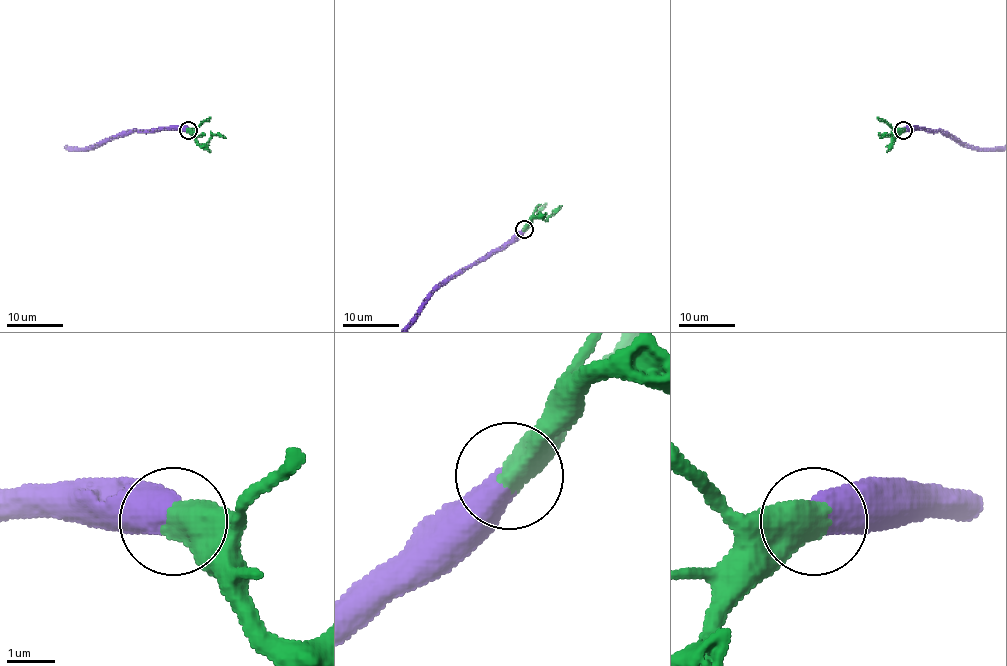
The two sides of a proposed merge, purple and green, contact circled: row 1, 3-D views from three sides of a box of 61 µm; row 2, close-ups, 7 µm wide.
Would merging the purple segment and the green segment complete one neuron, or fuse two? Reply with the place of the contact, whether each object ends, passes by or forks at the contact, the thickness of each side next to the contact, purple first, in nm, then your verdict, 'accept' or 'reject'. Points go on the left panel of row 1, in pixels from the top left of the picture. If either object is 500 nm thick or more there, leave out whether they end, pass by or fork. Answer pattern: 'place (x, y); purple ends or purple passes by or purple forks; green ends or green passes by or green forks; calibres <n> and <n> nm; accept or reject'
place (188, 130); calibres 600 and 650 nm; accept

